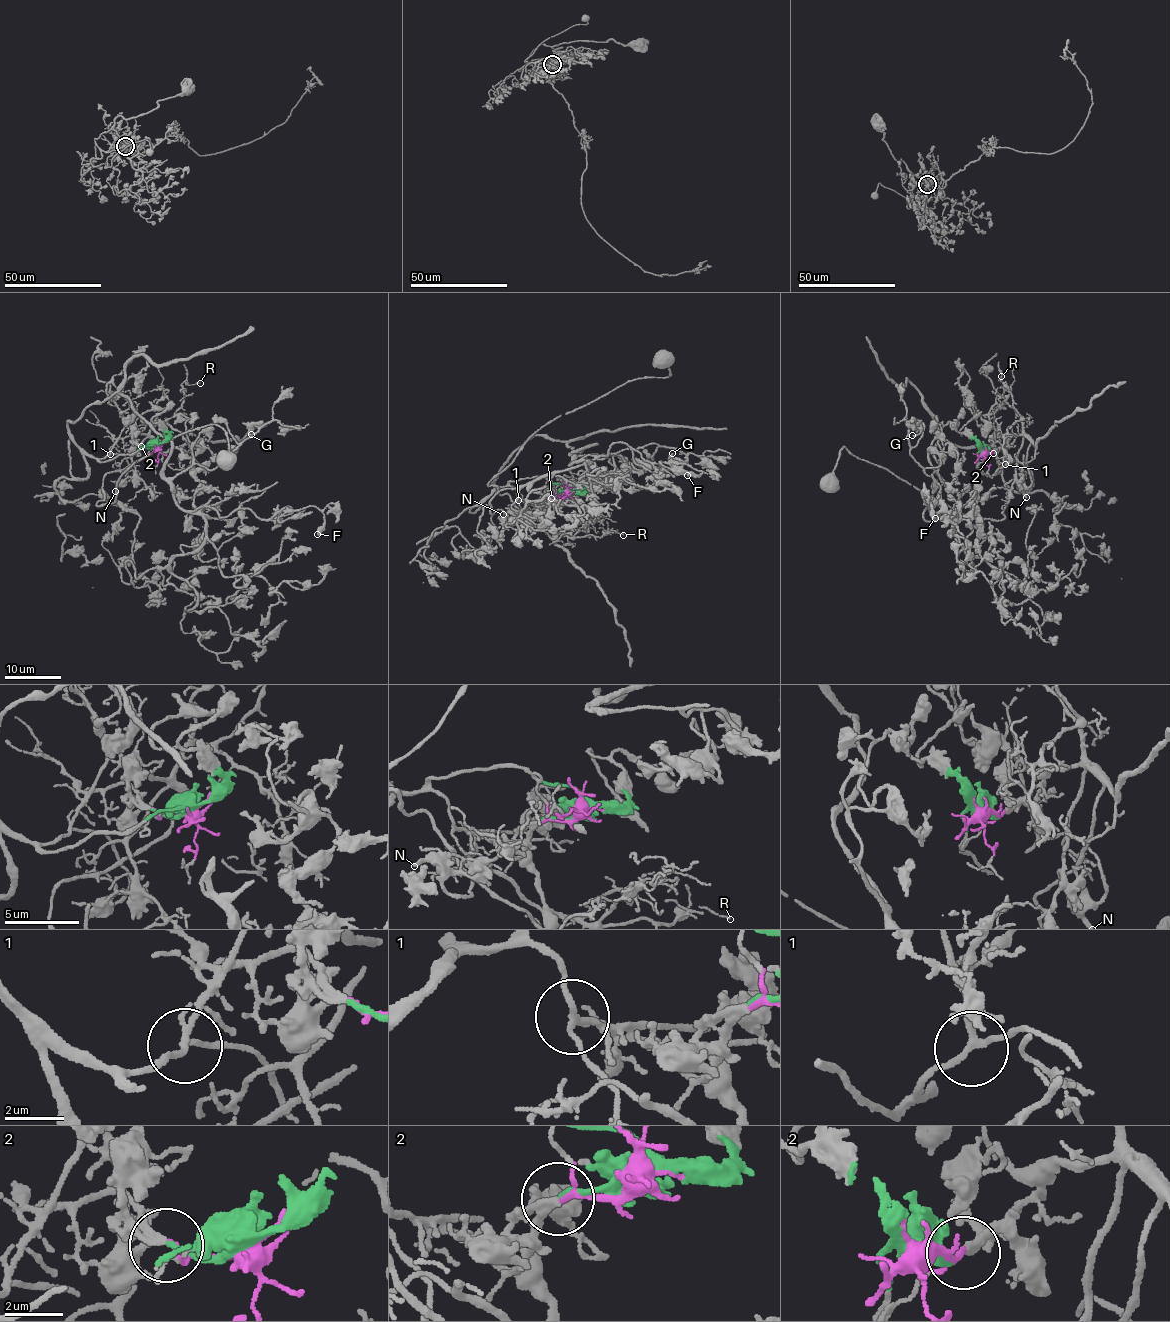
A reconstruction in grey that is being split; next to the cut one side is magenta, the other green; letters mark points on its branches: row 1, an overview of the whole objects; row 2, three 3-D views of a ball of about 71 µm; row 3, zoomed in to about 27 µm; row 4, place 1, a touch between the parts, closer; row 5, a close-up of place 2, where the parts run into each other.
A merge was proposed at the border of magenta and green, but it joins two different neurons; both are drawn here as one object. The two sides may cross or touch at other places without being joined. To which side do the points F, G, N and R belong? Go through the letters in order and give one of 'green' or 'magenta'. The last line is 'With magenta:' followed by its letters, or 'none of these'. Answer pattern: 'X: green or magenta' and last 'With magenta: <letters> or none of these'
F: green
G: green
N: green
R: magenta
With magenta: R

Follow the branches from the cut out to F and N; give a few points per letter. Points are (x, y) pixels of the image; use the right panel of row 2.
F: (982, 450), (991, 477), (995, 451), (934, 417), (929, 464), (959, 505), (925, 520), (924, 493), (935, 518)
N: (982, 450), (977, 453), (976, 467), (987, 475), (1019, 461), (1031, 482), (1023, 493), (1027, 497)

